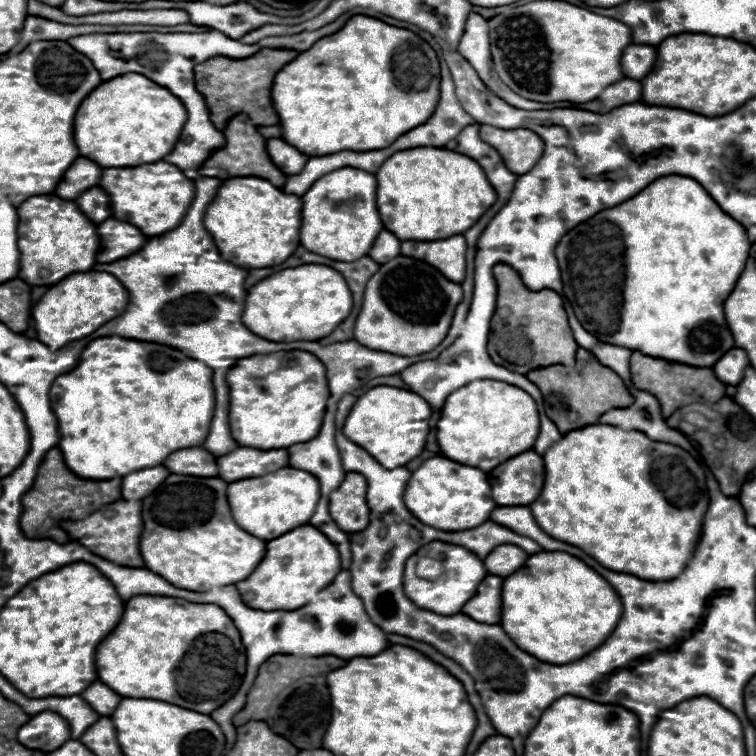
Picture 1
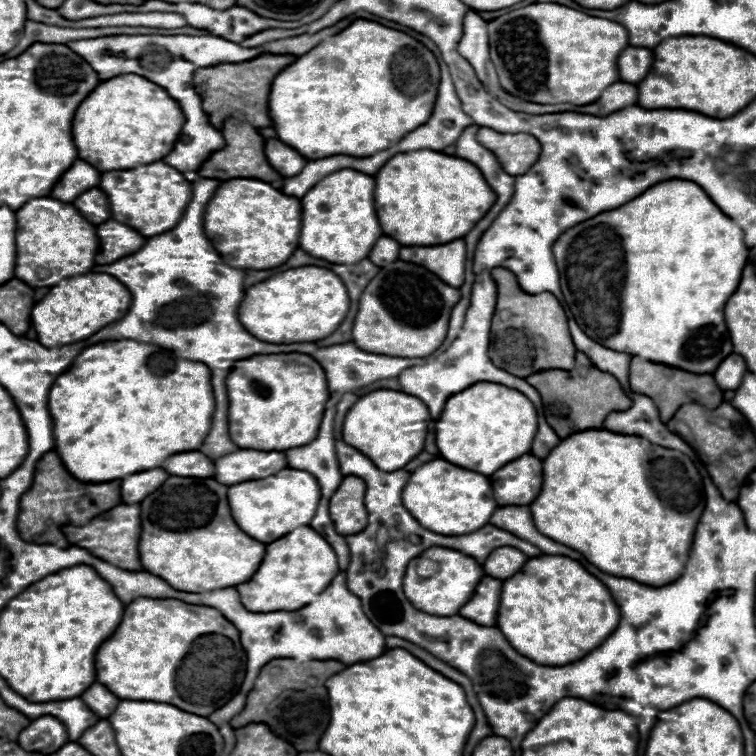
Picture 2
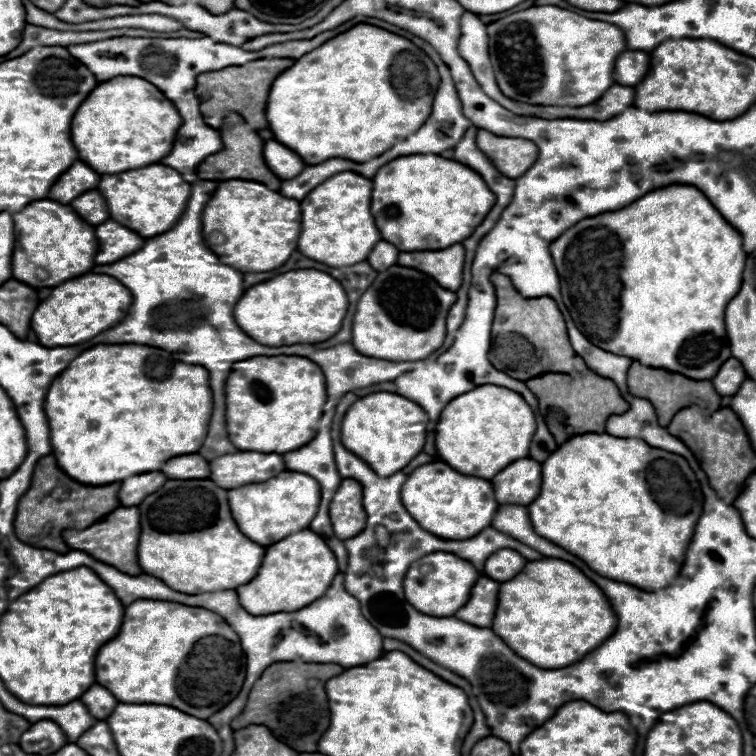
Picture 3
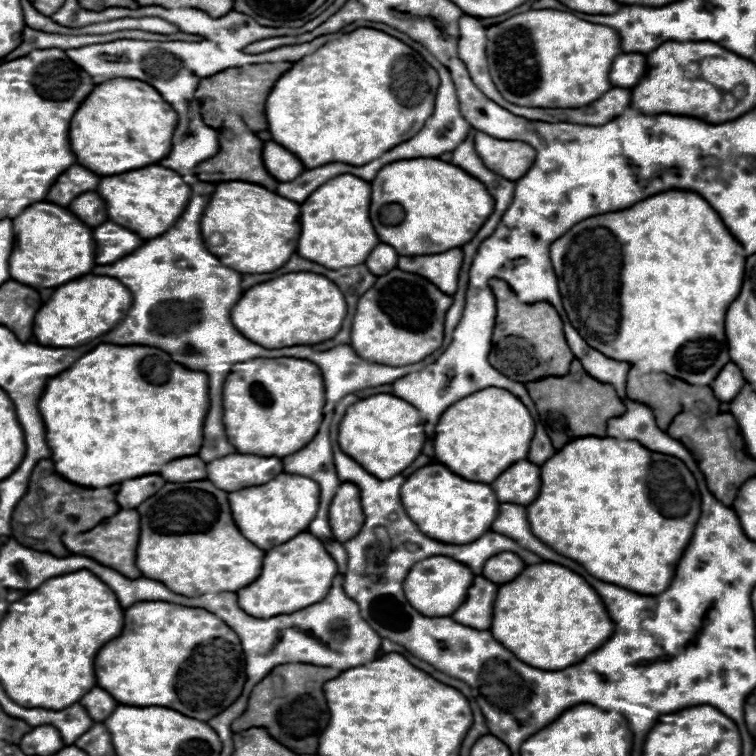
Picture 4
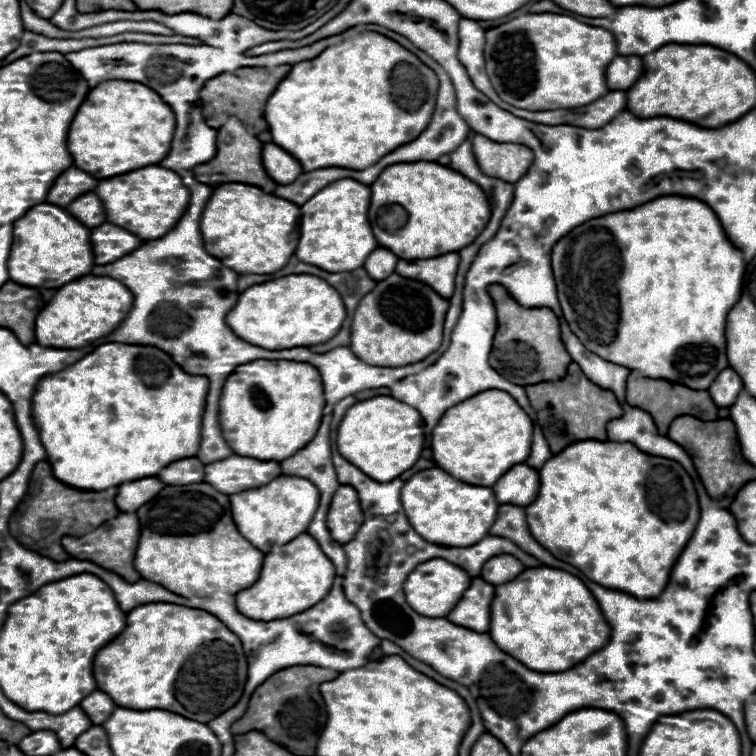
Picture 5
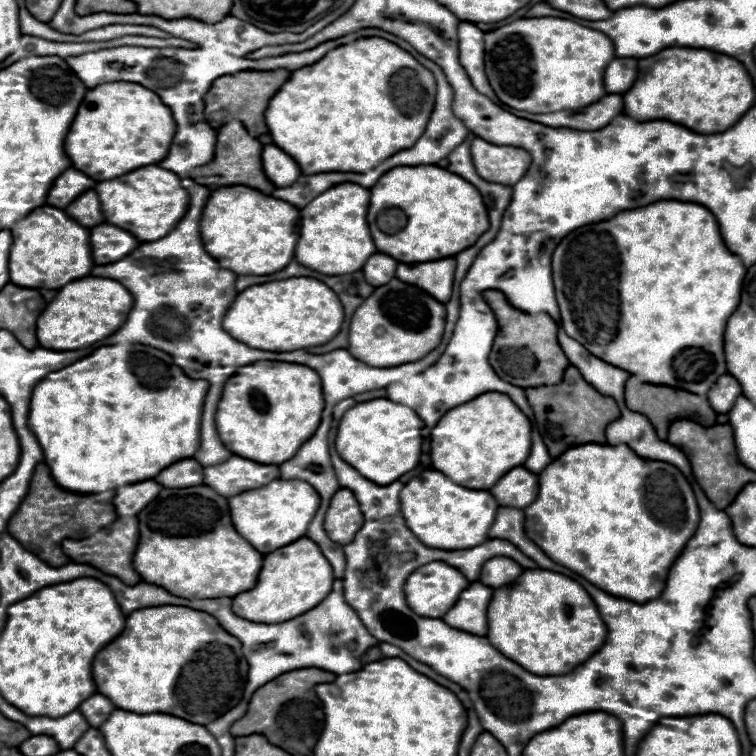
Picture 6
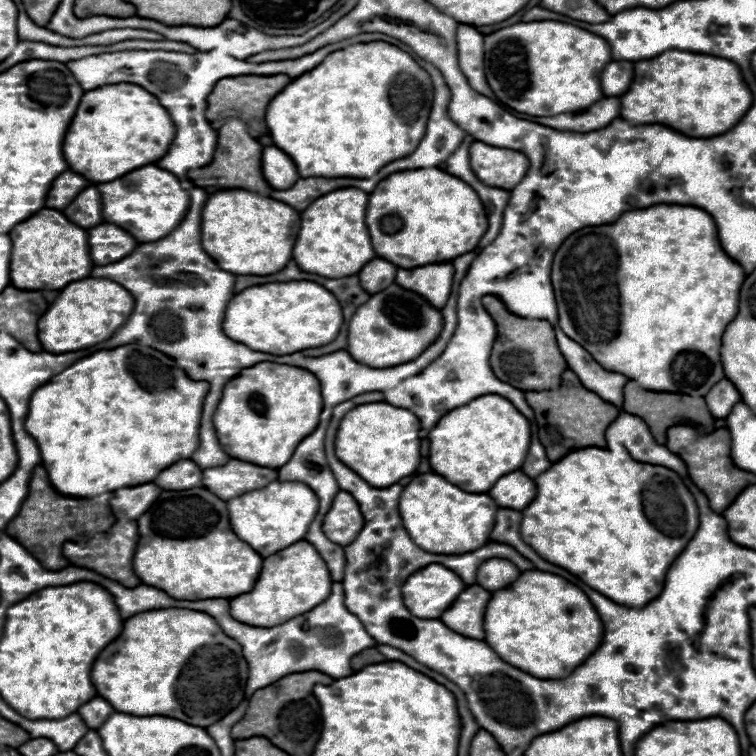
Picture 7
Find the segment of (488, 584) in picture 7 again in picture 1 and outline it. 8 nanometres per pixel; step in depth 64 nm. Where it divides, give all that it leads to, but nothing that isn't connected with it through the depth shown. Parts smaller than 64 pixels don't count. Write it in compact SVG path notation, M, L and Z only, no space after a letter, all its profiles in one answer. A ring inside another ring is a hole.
M502 544L500 548L494 548L484 558L484 566L488 568L490 574L506 578L514 574L518 568L522 568L526 560L528 560L528 554L522 548L516 548L514 544Z

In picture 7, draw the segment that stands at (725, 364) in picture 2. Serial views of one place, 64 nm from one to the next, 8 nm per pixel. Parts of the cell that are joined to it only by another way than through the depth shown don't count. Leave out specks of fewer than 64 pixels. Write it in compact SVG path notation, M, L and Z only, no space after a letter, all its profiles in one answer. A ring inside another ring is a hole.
M728 378L720 380L706 394L706 404L708 404L708 410L712 412L714 418L726 418L738 400L740 400L740 392L736 390L736 386Z

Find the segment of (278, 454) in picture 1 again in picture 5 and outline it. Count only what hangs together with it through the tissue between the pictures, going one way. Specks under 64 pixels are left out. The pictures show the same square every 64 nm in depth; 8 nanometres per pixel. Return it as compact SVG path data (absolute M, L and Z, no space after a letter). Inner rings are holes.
M232 454L220 462L206 466L204 480L224 494L236 494L242 490L258 488L282 474L280 462L256 460L248 456Z

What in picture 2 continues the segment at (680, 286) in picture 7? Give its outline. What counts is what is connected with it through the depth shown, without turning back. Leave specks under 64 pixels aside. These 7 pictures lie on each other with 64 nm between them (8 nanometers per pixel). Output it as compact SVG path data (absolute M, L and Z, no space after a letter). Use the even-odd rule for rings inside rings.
M678 178L658 182L658 184L650 186L646 192L642 192L640 196L636 196L634 200L626 202L624 206L620 206L616 210L602 212L590 220L576 224L574 228L566 230L554 242L552 252L556 258L558 270L560 270L560 284L562 284L564 300L570 306L580 328L590 338L594 338L598 344L618 350L618 352L628 352L632 356L640 356L650 362L662 362L668 366L676 366L676 368L682 368L682 370L688 370L694 374L714 372L718 368L718 364L732 352L732 340L730 340L730 334L728 334L728 328L724 322L724 304L732 296L732 292L736 292L736 288L740 284L742 268L748 258L748 248L744 244L744 232L740 230L740 226L736 226L728 216L724 216L724 212L720 212L720 208L710 200L710 196L704 190L698 188L696 182L678 180Z

